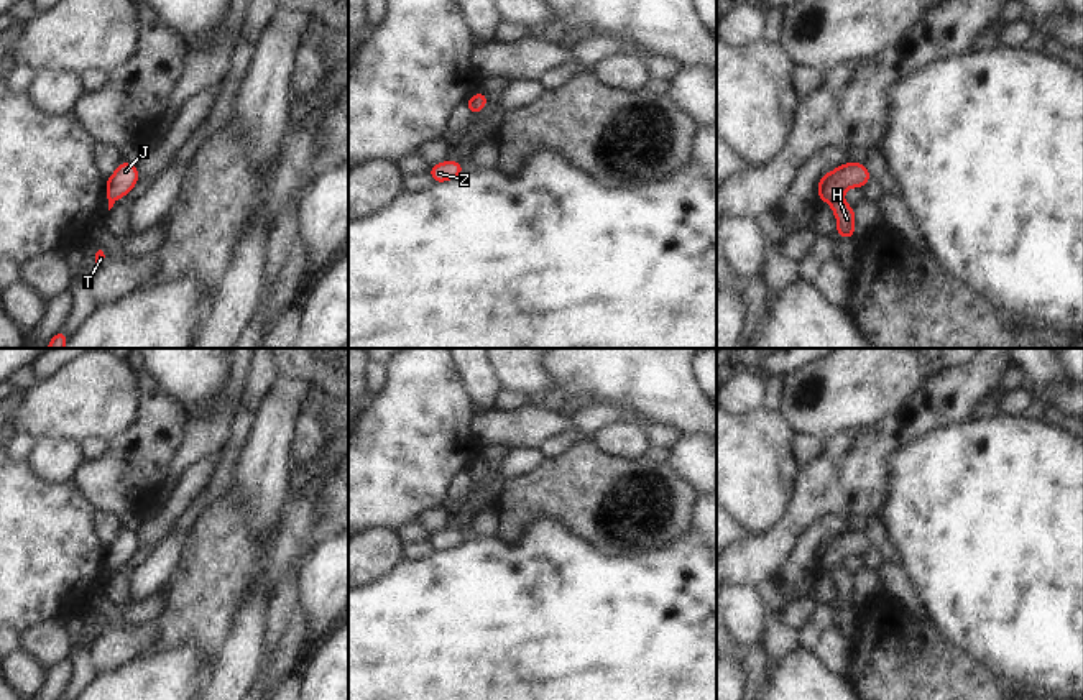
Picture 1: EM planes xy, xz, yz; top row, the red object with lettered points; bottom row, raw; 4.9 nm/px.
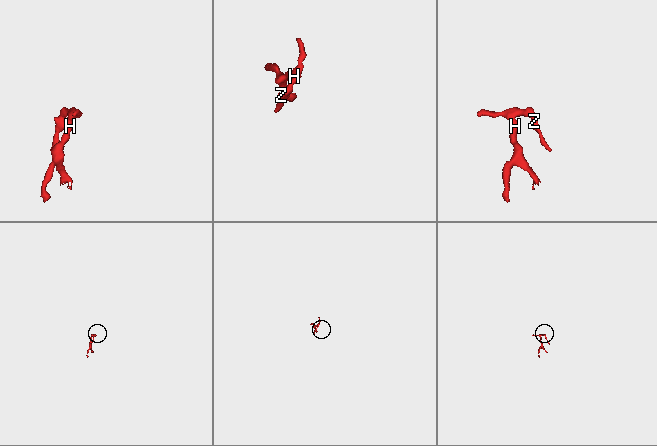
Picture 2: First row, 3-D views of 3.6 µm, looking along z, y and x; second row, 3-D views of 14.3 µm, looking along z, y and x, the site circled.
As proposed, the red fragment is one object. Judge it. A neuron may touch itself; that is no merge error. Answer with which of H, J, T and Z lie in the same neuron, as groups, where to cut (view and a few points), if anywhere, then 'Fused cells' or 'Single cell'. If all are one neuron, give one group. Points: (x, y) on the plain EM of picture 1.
Groups: H T / J Z. Split along yz (840, 564), (829, 571). Fused cells.

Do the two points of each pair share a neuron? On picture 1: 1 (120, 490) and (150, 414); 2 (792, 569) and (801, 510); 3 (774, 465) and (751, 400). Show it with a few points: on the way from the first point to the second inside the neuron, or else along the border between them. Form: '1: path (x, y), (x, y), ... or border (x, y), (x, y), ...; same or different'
1: path (132, 472), (135, 460), (150, 441), (150, 432); same
2: border (824, 515), (799, 536), (778, 575); different
3: border (763, 408), (753, 413), (733, 414); different

